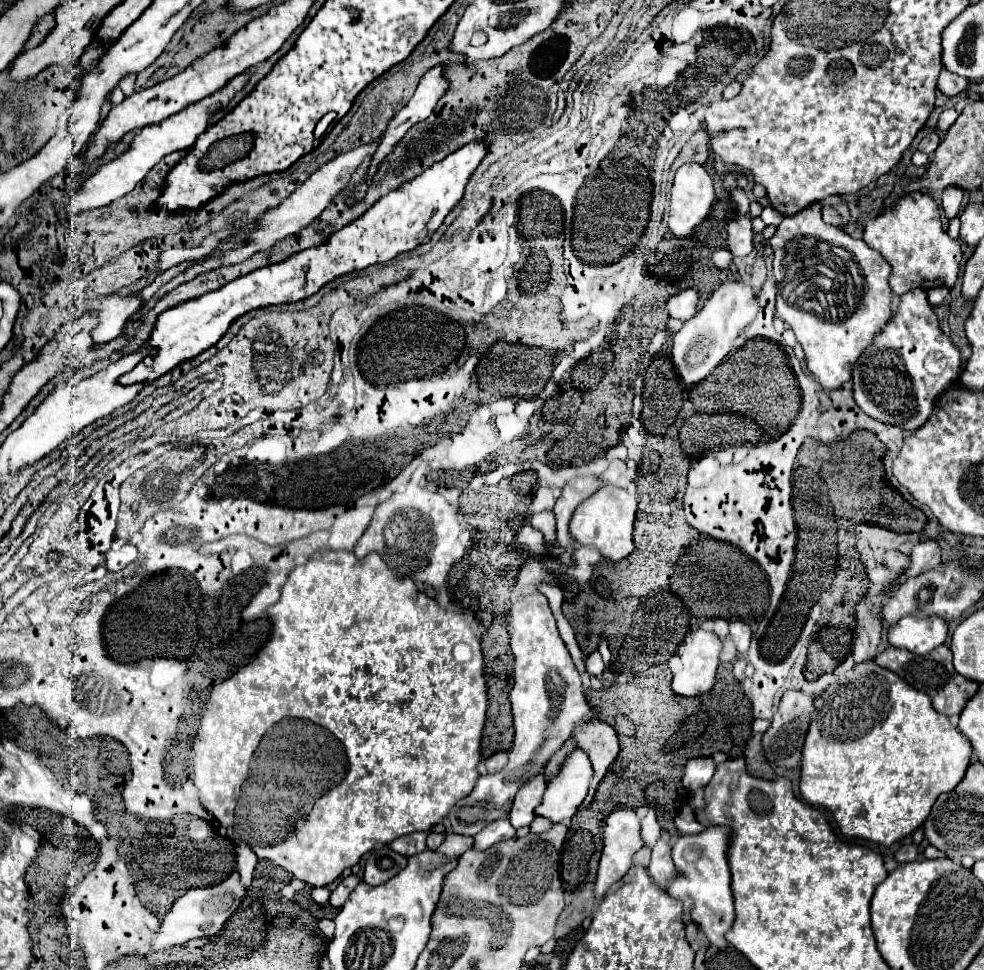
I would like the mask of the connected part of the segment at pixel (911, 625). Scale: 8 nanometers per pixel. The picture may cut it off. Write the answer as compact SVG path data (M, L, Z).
M906 615L898 623L888 627L888 643L892 647L904 647L910 653L926 655L934 647L942 645L948 635L948 625L942 617L914 617Z

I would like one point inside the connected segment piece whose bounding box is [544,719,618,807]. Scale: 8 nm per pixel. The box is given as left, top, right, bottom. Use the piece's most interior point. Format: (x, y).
(599, 740)

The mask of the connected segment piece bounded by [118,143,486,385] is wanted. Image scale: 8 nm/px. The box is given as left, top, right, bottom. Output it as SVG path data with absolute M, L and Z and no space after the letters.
M470 143L470 147L454 151L452 155L448 155L448 159L434 163L416 179L404 183L400 189L380 197L362 217L358 217L348 227L342 227L340 231L332 233L328 237L328 243L322 243L320 247L312 247L308 251L300 251L288 257L286 261L256 269L240 279L234 279L232 283L226 283L216 291L204 293L188 303L180 303L160 313L146 341L146 347L154 347L156 355L144 357L142 363L138 363L130 373L122 375L118 383L152 383L154 379L166 375L180 363L194 359L204 349L214 347L228 331L230 323L236 321L240 315L260 307L308 299L320 287L324 287L328 281L340 275L364 269L374 263L390 261L396 255L412 251L414 247L430 241L432 233L442 225L450 209L462 199L464 187L484 155L486 147L482 143Z

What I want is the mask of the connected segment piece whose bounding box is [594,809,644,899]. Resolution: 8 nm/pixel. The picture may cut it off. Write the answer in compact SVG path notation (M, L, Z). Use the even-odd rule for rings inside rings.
M616 809L604 821L604 857L600 859L598 877L594 883L594 895L600 899L606 889L620 881L630 869L632 857L644 847L640 835L640 819L632 809Z

